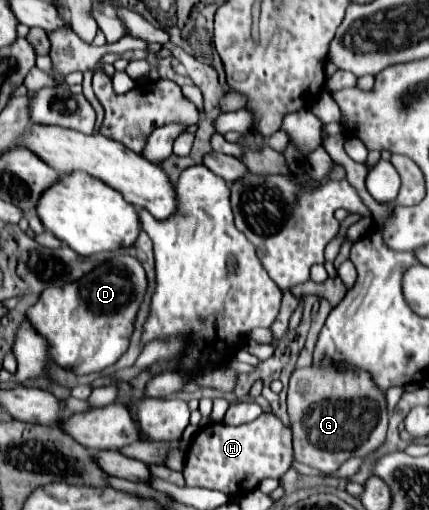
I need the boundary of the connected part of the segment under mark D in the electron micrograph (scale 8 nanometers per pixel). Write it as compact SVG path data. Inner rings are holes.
M114 251L102 263L98 263L88 275L84 275L84 279L78 279L76 283L68 283L64 287L48 287L48 291L44 291L40 299L32 307L28 307L26 319L32 323L32 327L36 327L36 331L40 331L40 335L44 335L44 339L48 339L48 355L52 355L54 365L70 369L76 375L98 373L114 365L126 353L146 289L148 279L142 263L126 251Z

